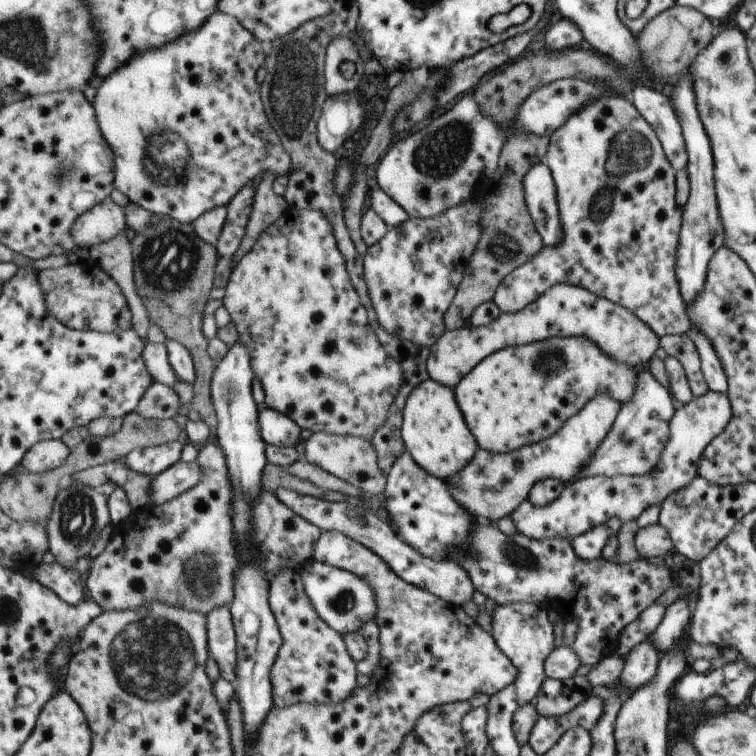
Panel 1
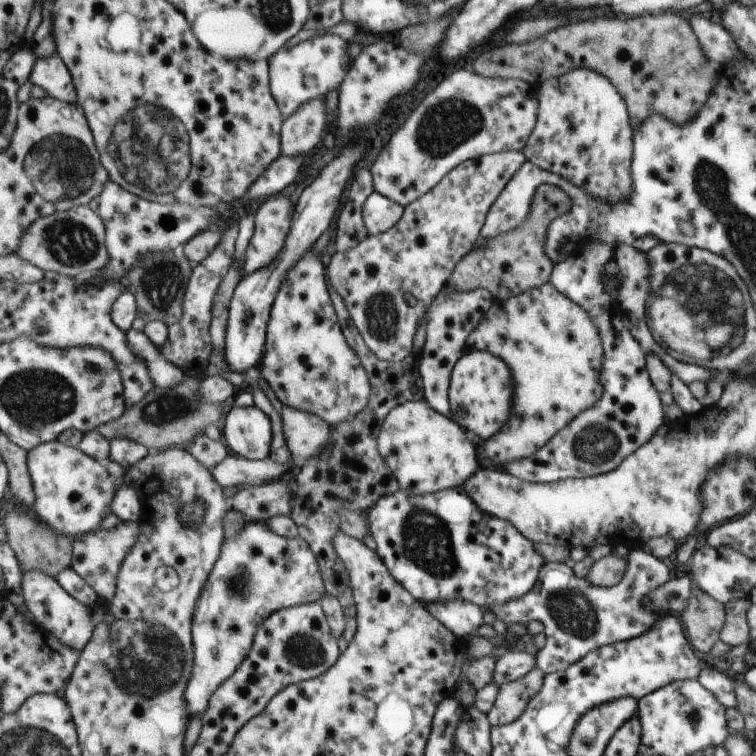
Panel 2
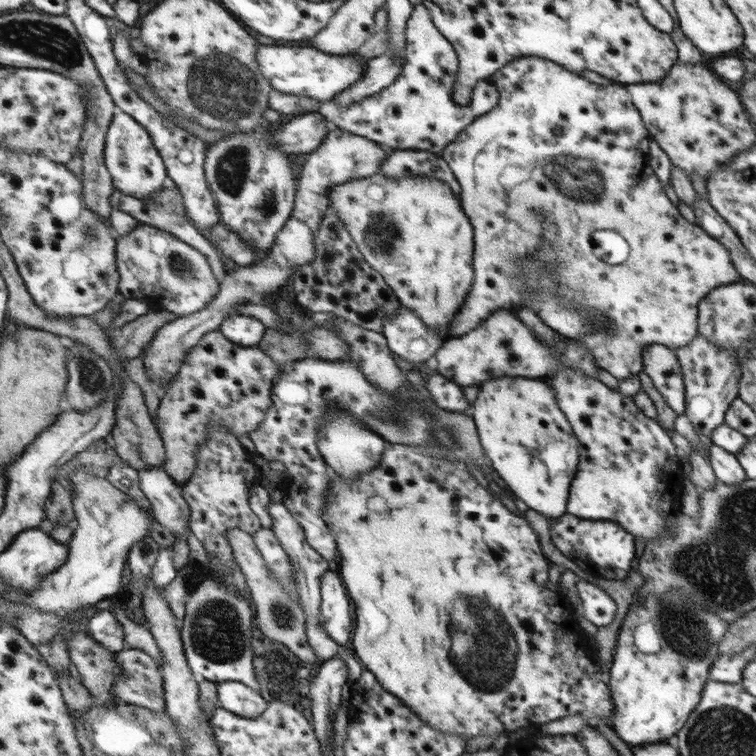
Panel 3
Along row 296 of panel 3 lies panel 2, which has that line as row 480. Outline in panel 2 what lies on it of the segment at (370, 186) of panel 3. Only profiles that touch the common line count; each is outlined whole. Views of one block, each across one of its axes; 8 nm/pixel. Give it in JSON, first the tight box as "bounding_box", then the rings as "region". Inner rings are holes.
{"bounding_box":[377,400,480,497],"region":[[[425,400],[395,406],[383,420],[377,448],[398,489],[416,497],[461,488],[480,468],[469,435],[453,420],[435,412]]]}

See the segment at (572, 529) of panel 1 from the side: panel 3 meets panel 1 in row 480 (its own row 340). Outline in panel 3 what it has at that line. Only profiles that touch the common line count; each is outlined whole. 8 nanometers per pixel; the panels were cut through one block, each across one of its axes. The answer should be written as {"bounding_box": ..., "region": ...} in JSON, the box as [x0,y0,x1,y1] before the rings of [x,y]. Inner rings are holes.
{"bounding_box":[439,56,743,380],"region":[[[527,56],[515,58],[511,62],[507,62],[502,68],[494,73],[489,79],[499,90],[499,102],[490,110],[489,113],[482,114],[481,117],[475,117],[470,125],[467,125],[465,131],[460,136],[451,141],[445,149],[441,151],[439,156],[450,167],[450,171],[457,179],[461,187],[460,202],[462,210],[466,213],[466,217],[473,224],[474,241],[472,254],[472,268],[474,272],[473,288],[466,298],[466,304],[462,307],[462,312],[458,314],[456,320],[453,321],[452,337],[459,338],[463,334],[470,333],[483,319],[490,317],[492,313],[501,309],[501,311],[519,312],[523,306],[523,284],[517,276],[518,264],[520,256],[528,256],[534,254],[538,250],[544,250],[540,254],[544,264],[558,263],[557,272],[551,272],[555,275],[555,279],[559,280],[562,290],[563,301],[575,301],[577,305],[581,305],[587,313],[589,319],[593,321],[610,322],[610,327],[599,329],[595,334],[583,336],[575,342],[581,347],[585,347],[594,357],[601,370],[605,370],[617,380],[626,379],[636,375],[642,369],[642,349],[651,344],[669,347],[674,351],[682,349],[683,346],[689,346],[690,342],[697,336],[697,319],[698,304],[707,294],[721,286],[729,286],[743,282],[742,276],[739,276],[738,268],[730,261],[729,251],[713,236],[708,235],[706,231],[699,225],[693,226],[684,218],[679,216],[679,212],[675,210],[675,206],[667,200],[667,196],[661,190],[661,184],[654,172],[651,172],[650,165],[650,136],[647,132],[645,124],[639,116],[639,111],[633,106],[629,95],[623,85],[612,82],[611,84],[598,86],[597,84],[588,82],[579,75],[575,75],[558,63],[551,62],[546,58],[538,56]],[[596,230],[613,230],[621,238],[625,239],[628,244],[628,255],[621,264],[607,264],[599,261],[591,252],[590,236]]]}

